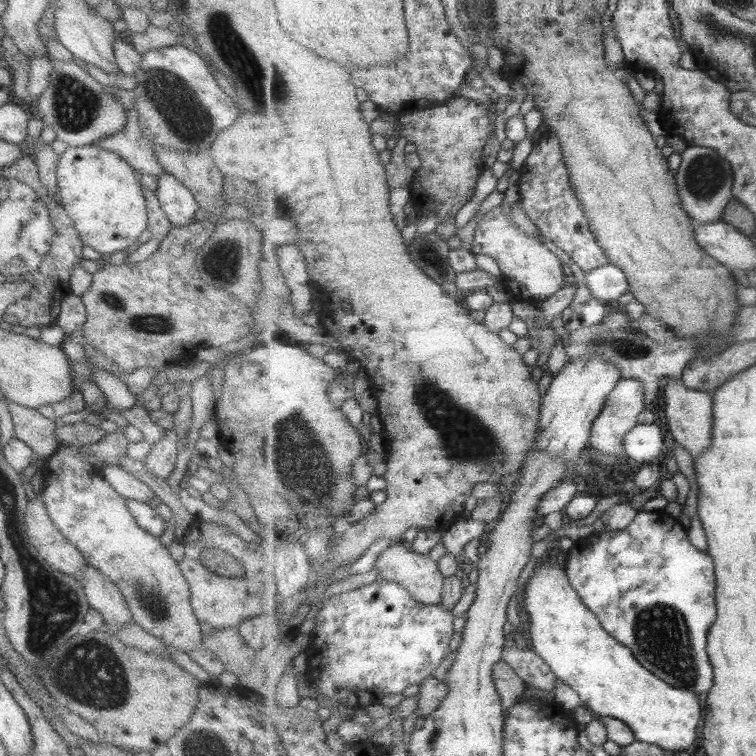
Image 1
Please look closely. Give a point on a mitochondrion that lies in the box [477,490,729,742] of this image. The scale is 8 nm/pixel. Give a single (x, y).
(660, 631)

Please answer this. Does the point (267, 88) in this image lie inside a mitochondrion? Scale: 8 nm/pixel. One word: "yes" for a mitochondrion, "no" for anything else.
yes

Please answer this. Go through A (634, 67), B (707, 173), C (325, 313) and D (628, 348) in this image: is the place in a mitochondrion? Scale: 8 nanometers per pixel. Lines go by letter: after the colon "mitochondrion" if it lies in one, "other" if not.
A: other
B: mitochondrion
C: other
D: mitochondrion

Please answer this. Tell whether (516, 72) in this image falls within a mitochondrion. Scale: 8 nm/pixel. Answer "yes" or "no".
no

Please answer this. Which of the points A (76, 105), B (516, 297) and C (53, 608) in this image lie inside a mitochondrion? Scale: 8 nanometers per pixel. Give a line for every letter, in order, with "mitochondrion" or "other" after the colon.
A: mitochondrion
B: other
C: mitochondrion

